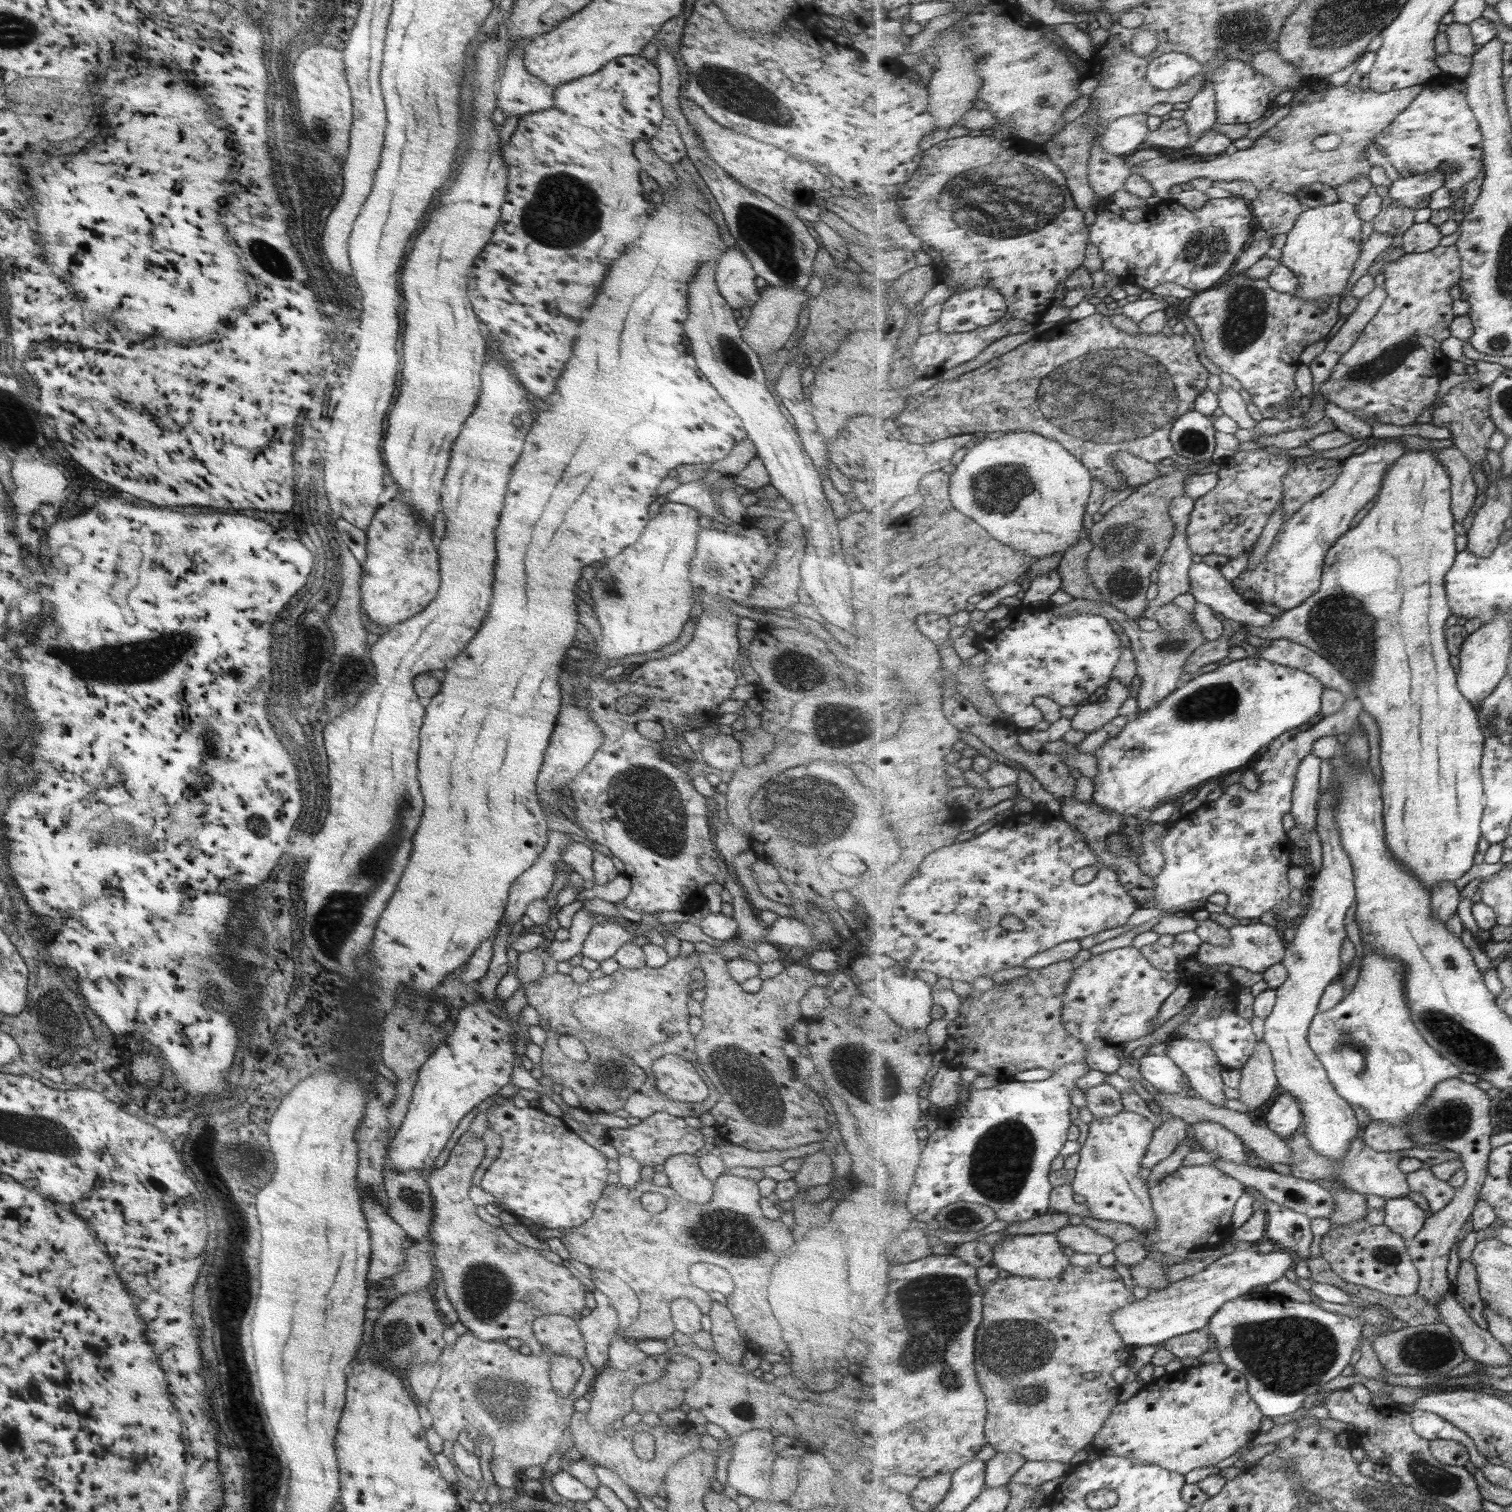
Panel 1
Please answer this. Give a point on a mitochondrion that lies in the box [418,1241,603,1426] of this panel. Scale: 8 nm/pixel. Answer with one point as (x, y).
(486, 1292)

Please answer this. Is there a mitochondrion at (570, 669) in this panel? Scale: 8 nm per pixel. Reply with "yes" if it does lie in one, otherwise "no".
yes

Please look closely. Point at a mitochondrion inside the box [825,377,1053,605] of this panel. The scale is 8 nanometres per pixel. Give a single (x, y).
(1002, 488)

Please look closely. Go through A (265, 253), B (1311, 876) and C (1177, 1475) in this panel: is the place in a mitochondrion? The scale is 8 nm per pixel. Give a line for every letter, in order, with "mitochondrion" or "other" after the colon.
A: mitochondrion
B: other
C: other

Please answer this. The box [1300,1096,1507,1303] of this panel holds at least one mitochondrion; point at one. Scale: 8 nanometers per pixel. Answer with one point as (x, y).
(1387, 1255)

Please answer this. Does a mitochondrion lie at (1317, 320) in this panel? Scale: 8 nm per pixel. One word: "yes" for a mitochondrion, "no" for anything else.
no

